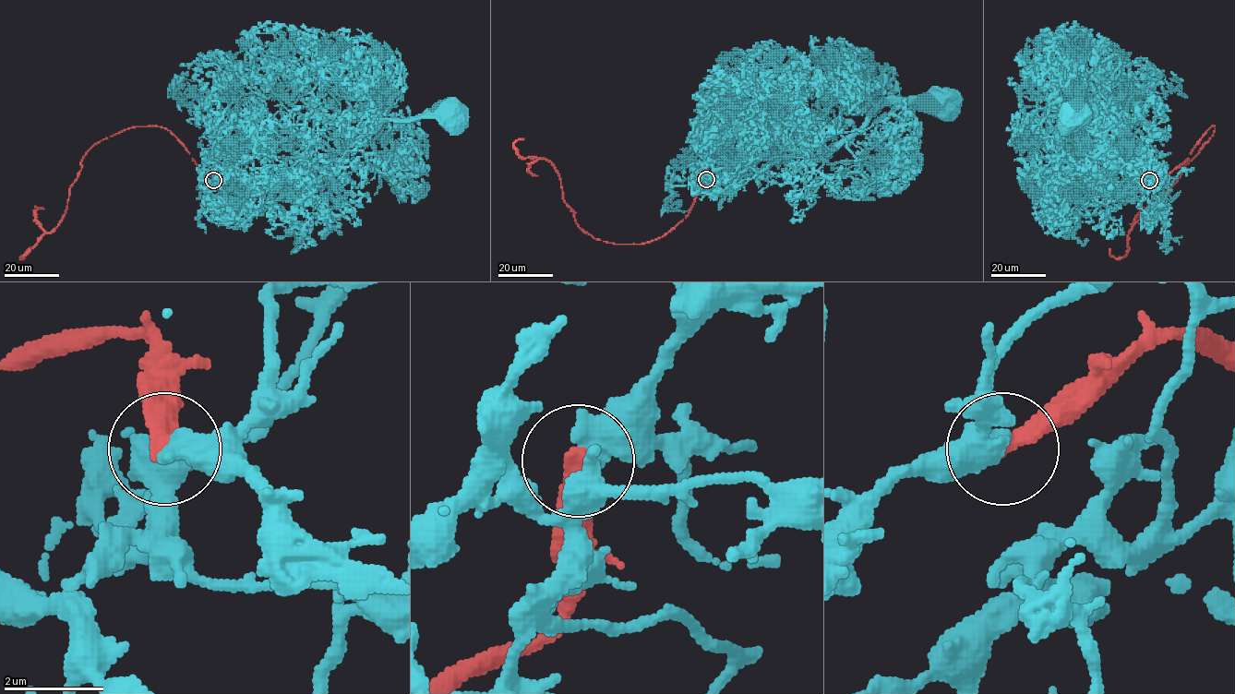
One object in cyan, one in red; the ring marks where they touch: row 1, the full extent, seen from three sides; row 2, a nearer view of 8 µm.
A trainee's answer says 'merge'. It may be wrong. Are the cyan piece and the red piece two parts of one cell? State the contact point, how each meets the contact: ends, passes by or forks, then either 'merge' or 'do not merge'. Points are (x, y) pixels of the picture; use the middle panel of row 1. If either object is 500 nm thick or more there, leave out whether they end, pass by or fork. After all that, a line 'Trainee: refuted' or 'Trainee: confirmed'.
place (706, 179); do not merge
Trainee: refuted

